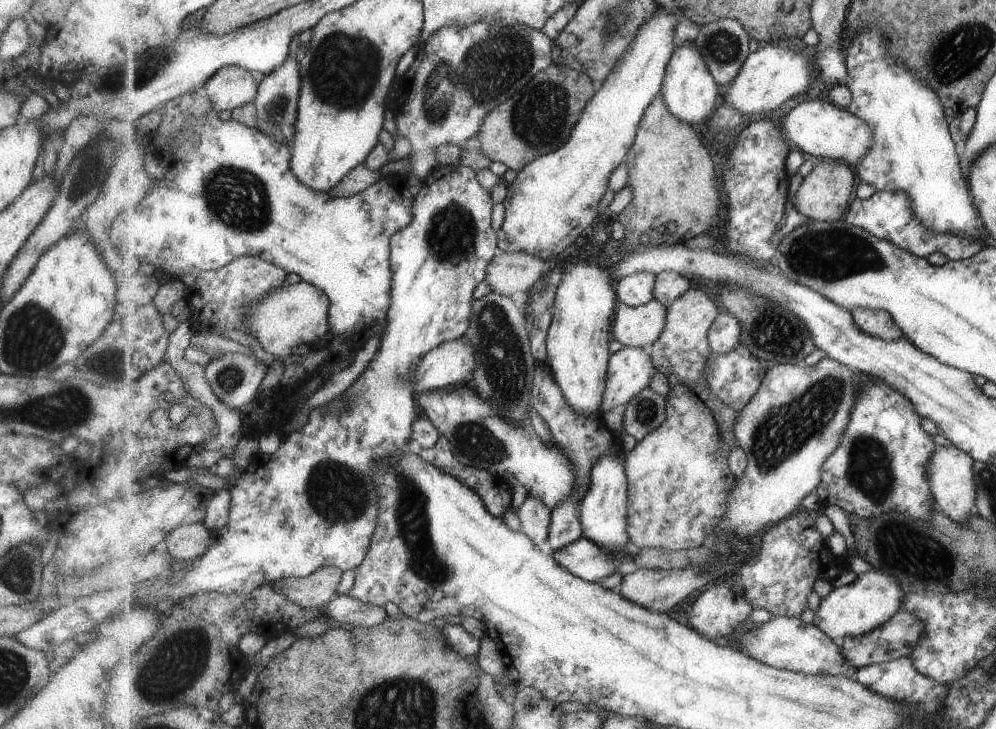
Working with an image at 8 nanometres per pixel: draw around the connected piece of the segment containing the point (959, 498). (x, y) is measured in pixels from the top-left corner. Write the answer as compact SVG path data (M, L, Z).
M953 444L948 447L939 447L928 467L930 485L937 508L960 525L966 525L972 518L972 513L977 514L978 486L974 467L974 458Z

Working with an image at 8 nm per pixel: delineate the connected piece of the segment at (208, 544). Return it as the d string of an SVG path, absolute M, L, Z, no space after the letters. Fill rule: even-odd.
M203 523L183 525L167 535L162 548L173 559L192 561L212 548L212 532Z

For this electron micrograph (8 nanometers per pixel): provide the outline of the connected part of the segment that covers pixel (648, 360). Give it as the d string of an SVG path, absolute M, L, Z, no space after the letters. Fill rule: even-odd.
M625 347L620 353L611 355L602 414L623 408L638 392L650 386L650 378L657 368L649 351Z

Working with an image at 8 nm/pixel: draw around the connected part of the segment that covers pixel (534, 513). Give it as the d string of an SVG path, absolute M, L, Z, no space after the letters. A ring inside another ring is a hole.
M529 495L519 510L519 518L523 522L523 532L537 546L546 548L552 523L552 510L537 497Z

